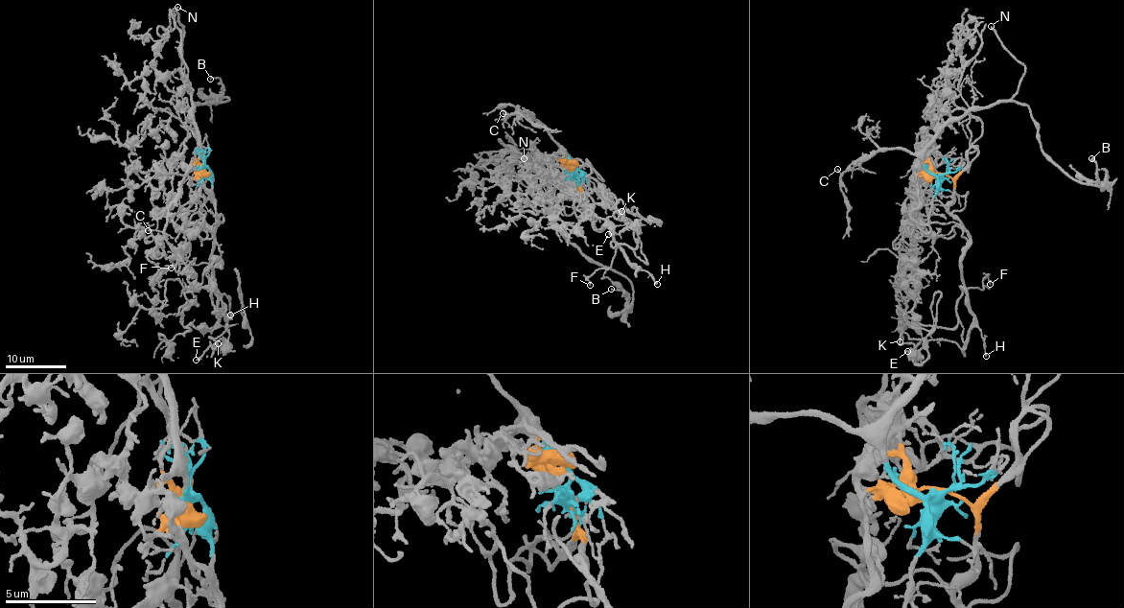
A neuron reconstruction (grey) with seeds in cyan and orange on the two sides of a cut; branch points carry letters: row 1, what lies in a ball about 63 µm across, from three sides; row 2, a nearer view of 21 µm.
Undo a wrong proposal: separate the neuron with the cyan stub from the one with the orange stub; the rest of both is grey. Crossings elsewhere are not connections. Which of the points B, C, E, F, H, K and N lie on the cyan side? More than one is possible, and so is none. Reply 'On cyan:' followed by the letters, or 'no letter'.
On cyan: B, C, N

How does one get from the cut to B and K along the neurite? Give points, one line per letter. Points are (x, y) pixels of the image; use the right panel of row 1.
B: (941, 175), (925, 168), (924, 149), (949, 122), (1015, 100), (1061, 170), (1094, 185), (1091, 158)
K: (941, 175), (953, 181), (948, 210), (969, 238), (956, 307), (966, 346), (910, 339), (904, 332), (901, 341)

